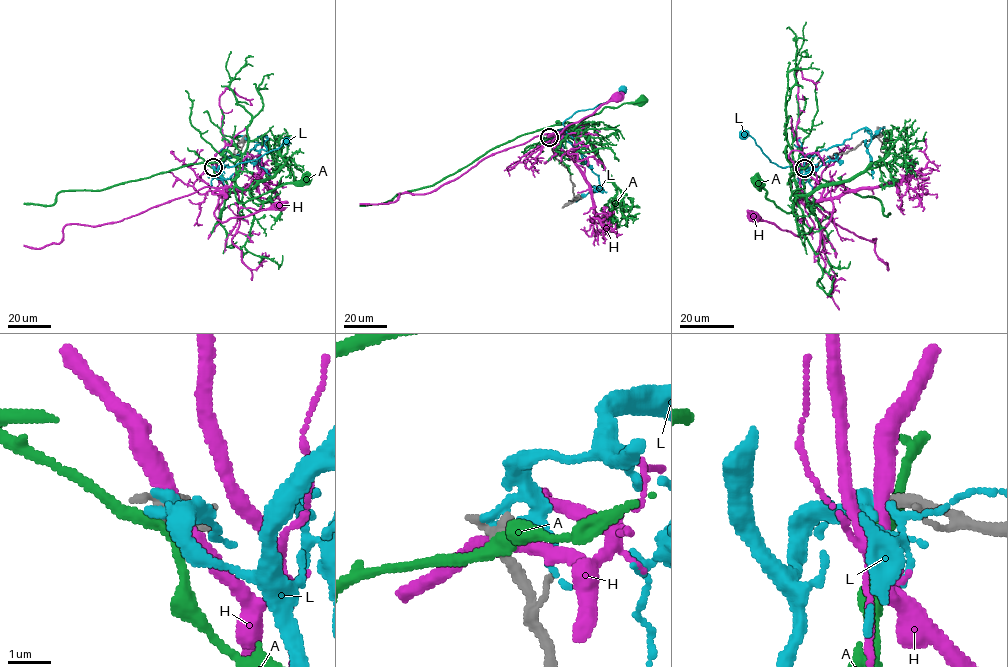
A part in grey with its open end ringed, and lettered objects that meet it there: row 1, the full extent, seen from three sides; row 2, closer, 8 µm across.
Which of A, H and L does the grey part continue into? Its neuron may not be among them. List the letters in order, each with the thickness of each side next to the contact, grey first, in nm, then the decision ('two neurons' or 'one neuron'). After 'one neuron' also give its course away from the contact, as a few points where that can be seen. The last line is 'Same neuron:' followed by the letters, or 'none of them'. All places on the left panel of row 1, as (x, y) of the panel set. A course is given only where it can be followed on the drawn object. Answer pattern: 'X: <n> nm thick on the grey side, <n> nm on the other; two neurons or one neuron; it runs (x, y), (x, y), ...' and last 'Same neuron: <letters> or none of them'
A: 380 nm thick on the grey side, 320 nm on the other; two neurons
H: 420 nm thick on the grey side, 360 nm on the other; two neurons
L: 360 nm thick on the grey side, 280 nm on the other; two neurons
Same neuron: none of them

